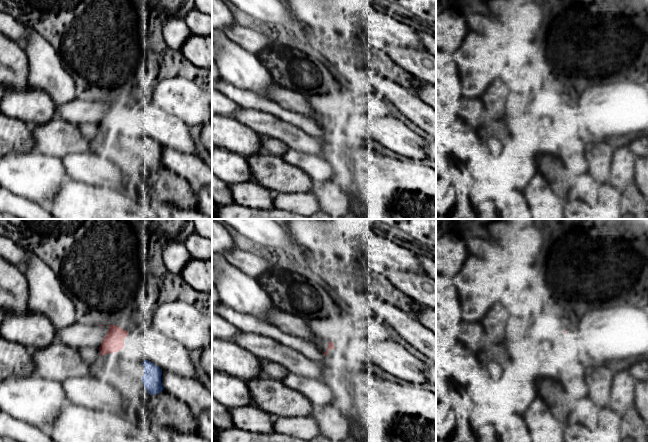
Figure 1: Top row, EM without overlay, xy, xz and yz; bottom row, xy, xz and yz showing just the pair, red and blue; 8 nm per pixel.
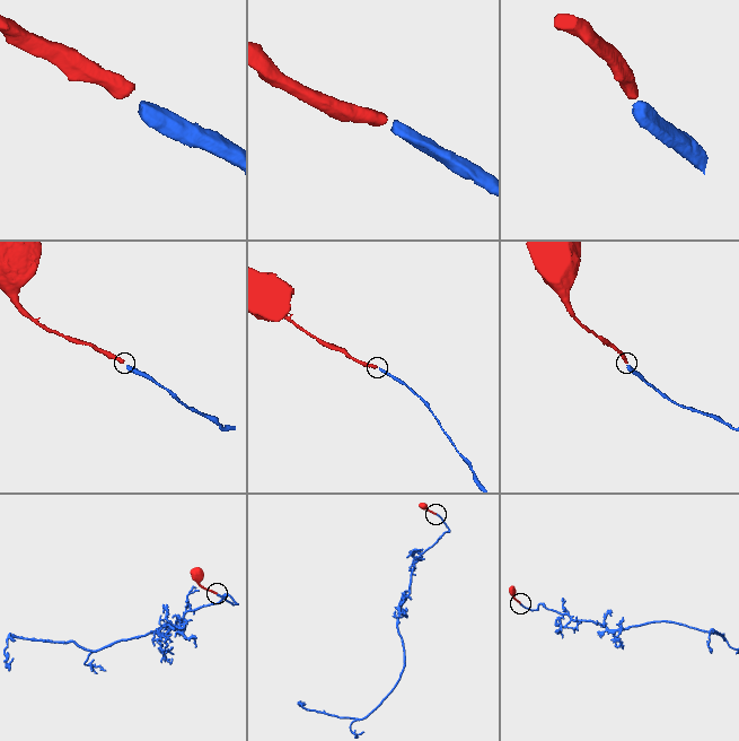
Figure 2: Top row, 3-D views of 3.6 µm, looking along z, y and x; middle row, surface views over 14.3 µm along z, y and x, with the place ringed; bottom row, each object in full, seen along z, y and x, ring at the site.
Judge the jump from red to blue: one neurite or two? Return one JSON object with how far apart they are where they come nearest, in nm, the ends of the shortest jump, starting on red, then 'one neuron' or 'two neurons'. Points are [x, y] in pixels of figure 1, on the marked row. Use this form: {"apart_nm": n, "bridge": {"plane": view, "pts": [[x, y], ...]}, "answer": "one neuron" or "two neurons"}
{"apart_nm": 200, "bridge": {"plane": "xy", "pts": [[122, 347], [143, 361]]}, "answer": "two neurons"}

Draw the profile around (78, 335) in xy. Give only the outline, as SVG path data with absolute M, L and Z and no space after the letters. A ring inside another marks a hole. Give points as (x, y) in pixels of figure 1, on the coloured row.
M77 322L56 330L54 341L77 349L87 347L99 349L107 331L103 326L84 325Z

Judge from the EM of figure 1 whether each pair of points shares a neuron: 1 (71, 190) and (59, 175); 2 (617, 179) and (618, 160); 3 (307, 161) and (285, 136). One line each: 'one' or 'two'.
1: two
2: one
3: two

